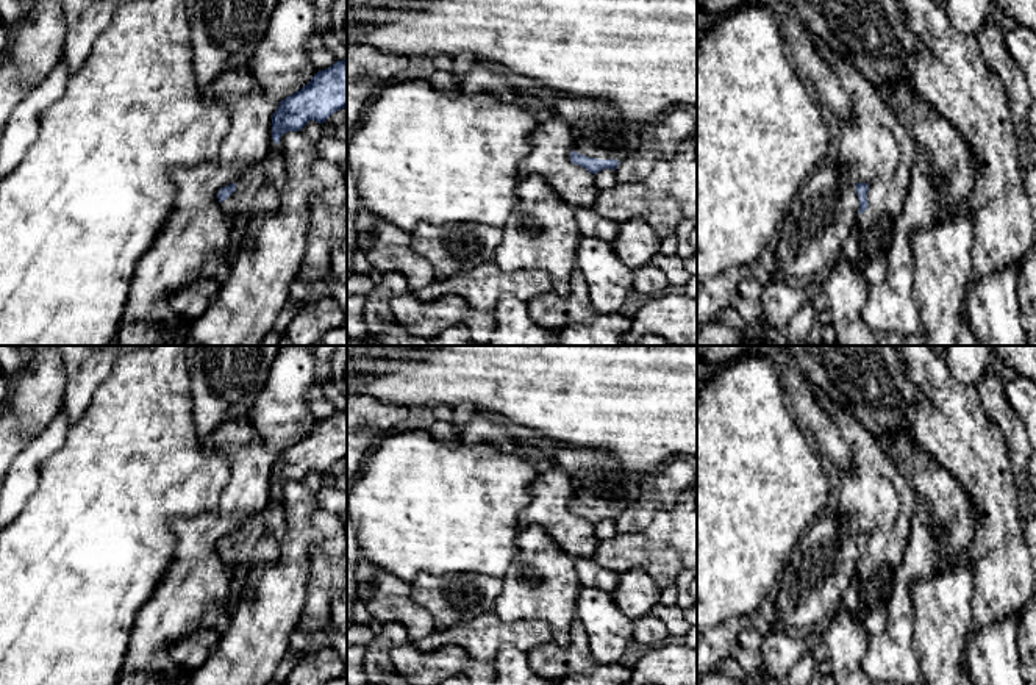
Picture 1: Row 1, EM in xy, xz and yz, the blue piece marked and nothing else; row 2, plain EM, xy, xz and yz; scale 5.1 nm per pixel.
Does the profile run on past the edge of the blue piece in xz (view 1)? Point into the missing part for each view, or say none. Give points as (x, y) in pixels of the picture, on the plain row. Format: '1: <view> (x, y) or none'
1: xz (599, 482)

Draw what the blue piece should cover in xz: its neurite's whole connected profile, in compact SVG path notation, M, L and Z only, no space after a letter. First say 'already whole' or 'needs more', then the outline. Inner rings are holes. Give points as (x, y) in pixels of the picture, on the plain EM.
needs more; M548 444L542 455L563 469L573 488L570 511L597 524L616 521L641 496L641 483L606 452L591 447Z

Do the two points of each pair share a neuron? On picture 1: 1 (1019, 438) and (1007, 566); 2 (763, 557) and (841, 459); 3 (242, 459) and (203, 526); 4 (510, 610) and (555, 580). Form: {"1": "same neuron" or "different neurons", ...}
{"1": "different neurons", "2": "different neurons", "3": "same neuron", "4": "same neuron"}

